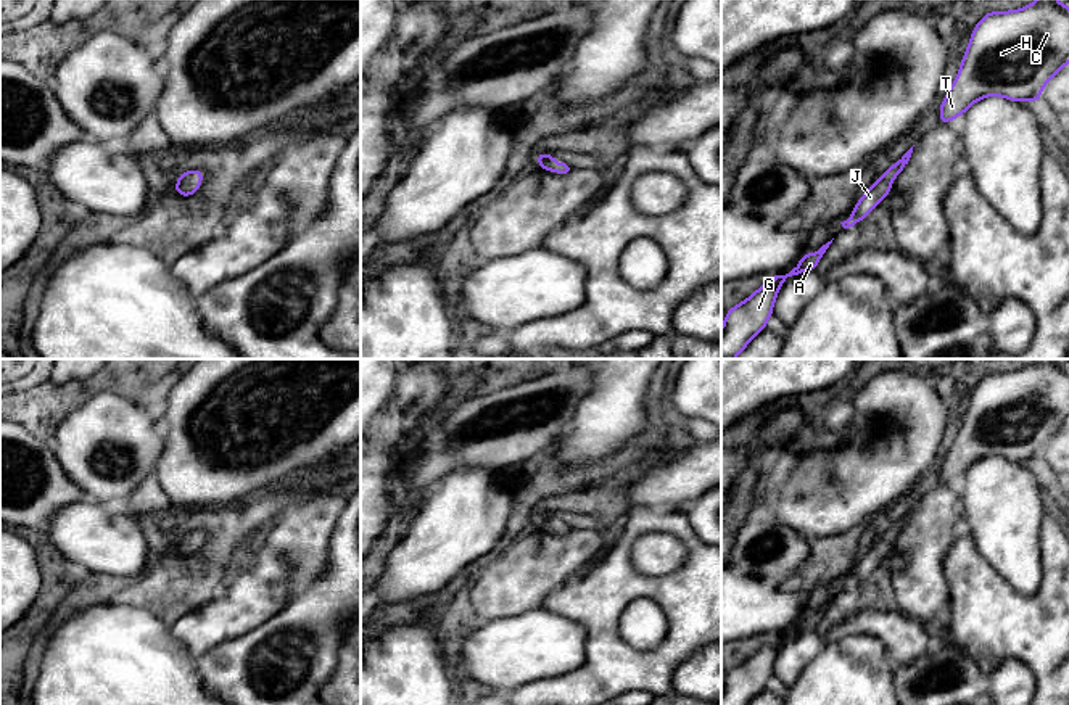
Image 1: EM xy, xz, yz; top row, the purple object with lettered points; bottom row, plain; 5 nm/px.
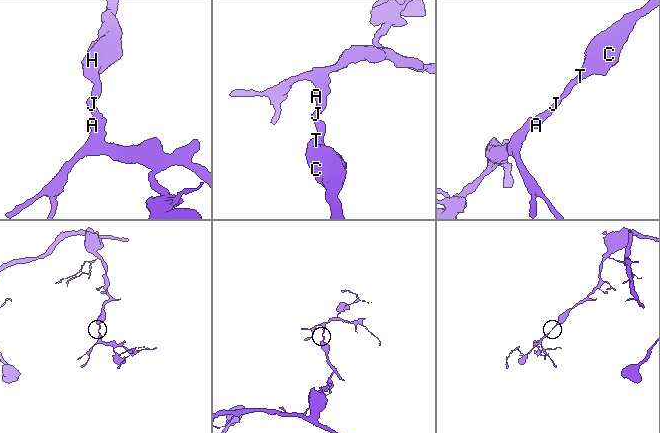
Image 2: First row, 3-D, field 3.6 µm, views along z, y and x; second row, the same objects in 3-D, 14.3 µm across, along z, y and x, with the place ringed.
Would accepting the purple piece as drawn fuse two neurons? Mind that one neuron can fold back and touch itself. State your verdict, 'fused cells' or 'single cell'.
single cell

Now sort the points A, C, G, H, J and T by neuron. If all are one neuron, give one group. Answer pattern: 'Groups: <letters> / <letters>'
Groups: A C G H J T

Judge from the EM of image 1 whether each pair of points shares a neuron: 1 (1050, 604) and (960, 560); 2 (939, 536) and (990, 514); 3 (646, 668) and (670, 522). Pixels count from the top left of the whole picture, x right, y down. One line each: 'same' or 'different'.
1: same
2: different
3: same

